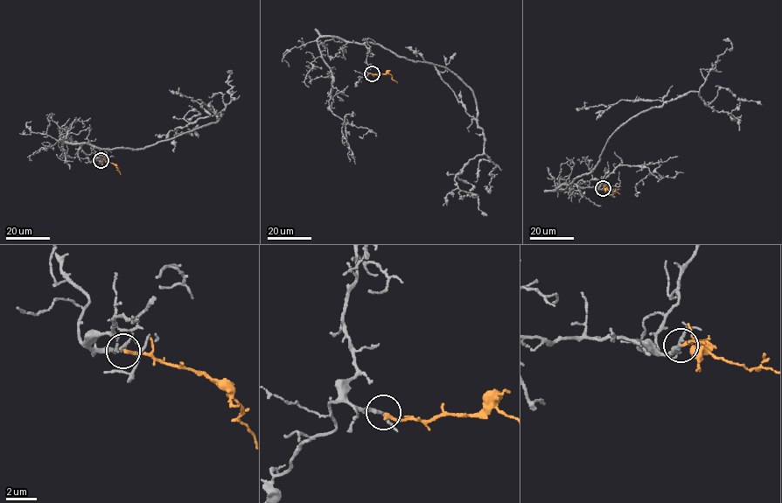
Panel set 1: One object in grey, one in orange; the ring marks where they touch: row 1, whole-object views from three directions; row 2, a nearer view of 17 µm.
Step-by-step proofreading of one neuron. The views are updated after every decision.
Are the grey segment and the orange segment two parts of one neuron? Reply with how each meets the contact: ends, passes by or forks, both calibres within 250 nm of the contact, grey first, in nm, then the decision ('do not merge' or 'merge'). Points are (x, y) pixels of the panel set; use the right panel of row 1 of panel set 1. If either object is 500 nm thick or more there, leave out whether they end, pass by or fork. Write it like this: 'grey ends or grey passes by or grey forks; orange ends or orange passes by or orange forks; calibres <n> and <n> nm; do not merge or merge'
grey passes by; orange ends; calibres 200 and 200 nm; merge

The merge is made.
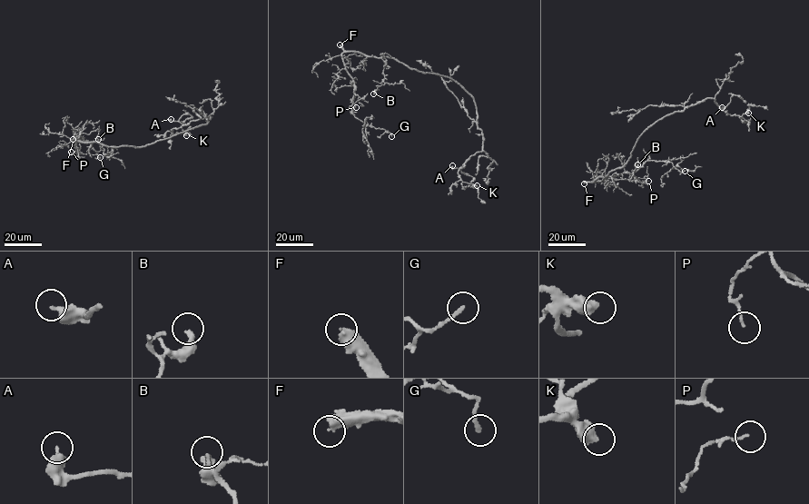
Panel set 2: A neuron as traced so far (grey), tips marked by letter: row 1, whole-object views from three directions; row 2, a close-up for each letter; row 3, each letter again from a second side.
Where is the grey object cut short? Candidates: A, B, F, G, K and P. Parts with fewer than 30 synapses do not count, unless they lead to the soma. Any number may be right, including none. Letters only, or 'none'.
F

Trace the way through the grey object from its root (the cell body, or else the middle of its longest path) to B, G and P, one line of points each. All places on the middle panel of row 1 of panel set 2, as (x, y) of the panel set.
B: (418, 70), (383, 56), (385, 78), (373, 93)
G: (418, 70), (388, 56), (345, 51), (341, 54), (355, 87), (352, 113), (391, 136)
P: (418, 70), (392, 57), (344, 52), (342, 62), (353, 81), (354, 94), (362, 98), (355, 103), (356, 107)

